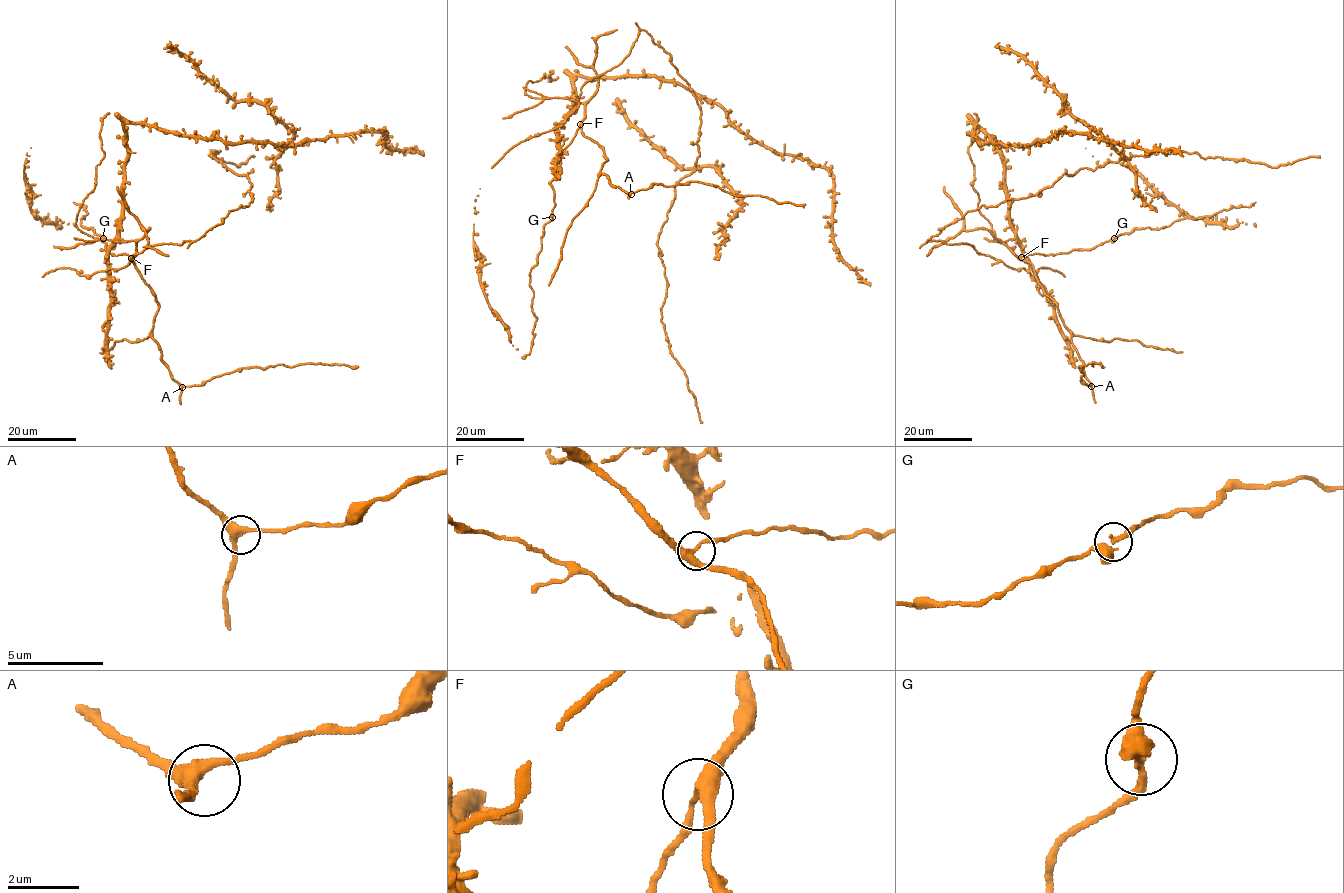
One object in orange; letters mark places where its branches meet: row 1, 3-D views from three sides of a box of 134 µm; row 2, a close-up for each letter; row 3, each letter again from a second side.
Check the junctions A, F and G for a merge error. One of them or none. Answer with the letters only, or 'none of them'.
none of them

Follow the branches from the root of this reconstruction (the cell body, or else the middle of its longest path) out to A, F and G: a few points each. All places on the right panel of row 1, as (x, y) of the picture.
A: (1014, 269), (1028, 269), (1030, 262), (1015, 239), (999, 240), (1032, 265), (1037, 282), (1057, 305), (1091, 386)
F: (1014, 269), (1028, 269), (1030, 262), (1015, 239), (999, 240), (1021, 257)
G: (1014, 269), (1028, 269), (1030, 262), (1015, 239), (999, 240), (1021, 257), (1094, 249), (1113, 239)

